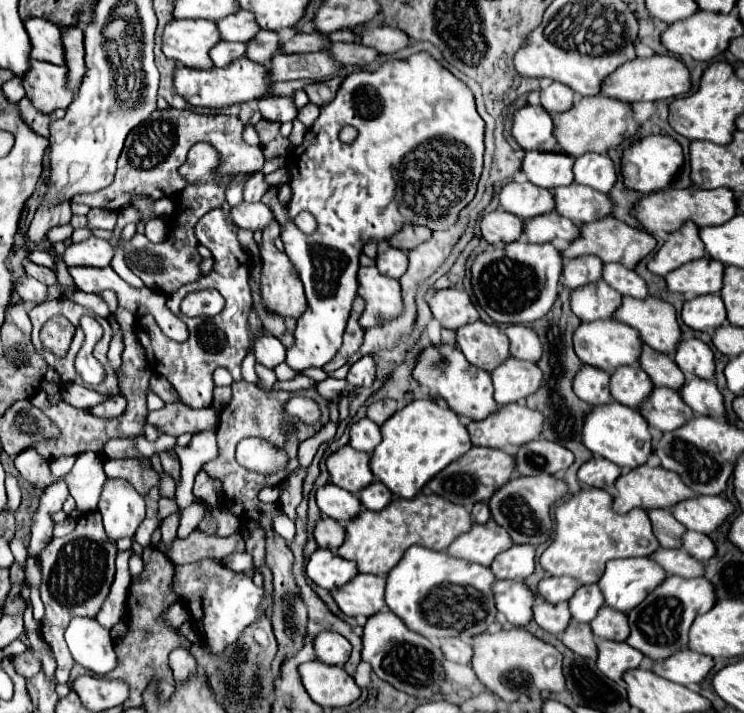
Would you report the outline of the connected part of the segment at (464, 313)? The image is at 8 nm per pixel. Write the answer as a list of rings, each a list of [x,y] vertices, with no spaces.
[[[463,289],[437,291],[435,295],[429,297],[429,307],[433,317],[445,329],[453,329],[453,331],[479,319],[475,305],[471,303],[469,295]]]

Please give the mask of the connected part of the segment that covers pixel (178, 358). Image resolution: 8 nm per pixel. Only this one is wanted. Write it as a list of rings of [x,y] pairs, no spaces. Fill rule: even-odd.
[[[221,209],[209,211],[195,227],[195,235],[201,245],[209,247],[215,257],[215,267],[209,275],[203,275],[197,283],[189,283],[181,287],[177,293],[173,293],[167,299],[167,307],[187,325],[189,339],[183,343],[177,343],[169,339],[159,325],[153,321],[151,315],[143,315],[137,319],[137,337],[143,349],[147,351],[149,365],[169,379],[169,383],[179,391],[181,401],[193,409],[209,407],[211,405],[211,391],[213,381],[211,375],[217,367],[225,367],[233,371],[233,379],[241,381],[241,361],[247,355],[249,347],[249,333],[247,333],[247,315],[251,311],[251,291],[249,291],[249,257],[241,249],[237,241],[237,227],[231,227],[223,215]],[[203,289],[217,289],[223,299],[225,307],[215,317],[185,317],[179,309],[183,297],[191,291],[203,291]]]

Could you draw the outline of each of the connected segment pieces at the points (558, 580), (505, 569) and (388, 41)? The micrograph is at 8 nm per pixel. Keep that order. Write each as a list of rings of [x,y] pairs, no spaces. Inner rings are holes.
[[[545,577],[539,583],[537,593],[547,601],[547,603],[561,603],[561,601],[569,601],[575,591],[579,589],[579,581],[573,577]]]
[[[513,545],[491,563],[497,579],[525,579],[535,571],[535,547]]]
[[[369,27],[361,33],[361,43],[367,47],[375,47],[385,55],[395,55],[399,49],[405,49],[411,39],[405,31],[393,27]]]

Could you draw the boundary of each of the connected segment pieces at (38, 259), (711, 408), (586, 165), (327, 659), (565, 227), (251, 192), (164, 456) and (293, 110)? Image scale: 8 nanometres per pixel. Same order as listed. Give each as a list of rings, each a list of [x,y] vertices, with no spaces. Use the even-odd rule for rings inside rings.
[[[35,249],[33,255],[29,255],[29,259],[31,259],[33,263],[37,263],[37,265],[45,265],[45,267],[49,267],[49,269],[55,267],[55,263],[53,263],[53,255],[51,255],[47,249]]]
[[[689,379],[681,387],[681,399],[697,413],[715,419],[725,419],[725,403],[717,385],[705,379]]]
[[[585,153],[575,159],[575,183],[589,185],[601,193],[609,193],[617,181],[615,165],[607,155]]]
[[[319,633],[315,637],[317,659],[327,665],[345,665],[351,653],[351,643],[339,633]]]
[[[557,211],[549,213],[549,215],[539,215],[533,219],[525,219],[525,233],[523,239],[529,243],[549,243],[553,239],[563,239],[563,241],[575,241],[581,235],[579,227],[559,215]]]
[[[261,172],[255,173],[247,183],[245,183],[245,189],[243,189],[243,201],[247,203],[255,203],[263,197],[263,193],[267,191],[267,183],[265,183],[264,175]]]
[[[167,451],[159,453],[159,457],[161,457],[163,471],[165,471],[165,473],[169,473],[169,475],[177,481],[177,479],[179,479],[179,459],[177,459],[177,457],[173,457],[173,455],[169,455]]]
[[[267,95],[259,99],[259,111],[267,121],[293,121],[299,113],[291,97],[277,97],[277,95]]]

